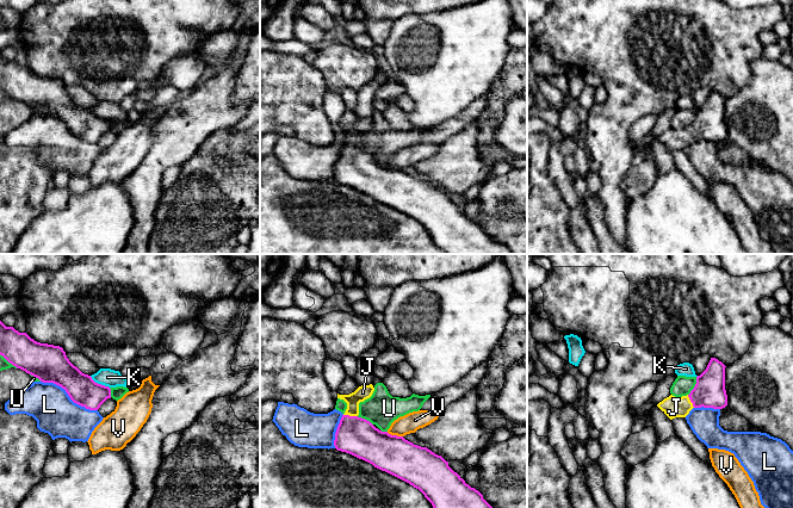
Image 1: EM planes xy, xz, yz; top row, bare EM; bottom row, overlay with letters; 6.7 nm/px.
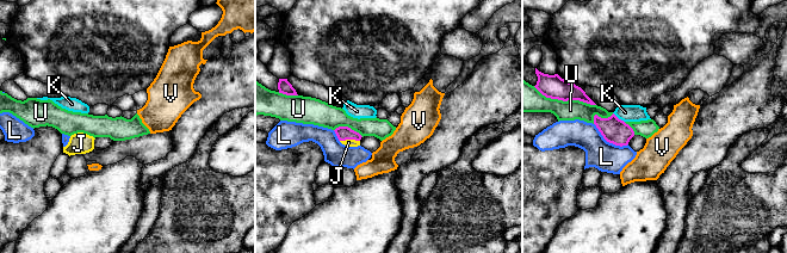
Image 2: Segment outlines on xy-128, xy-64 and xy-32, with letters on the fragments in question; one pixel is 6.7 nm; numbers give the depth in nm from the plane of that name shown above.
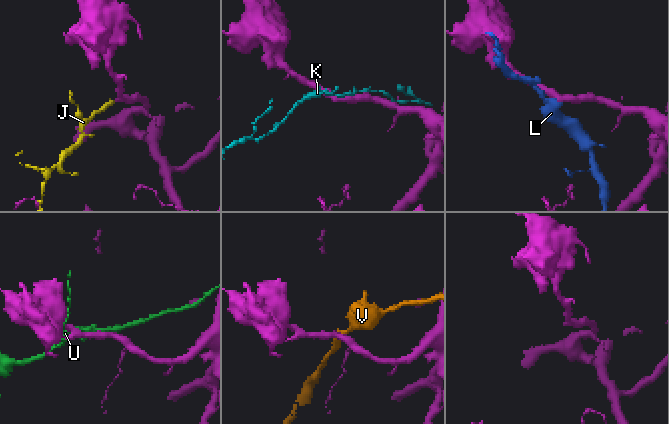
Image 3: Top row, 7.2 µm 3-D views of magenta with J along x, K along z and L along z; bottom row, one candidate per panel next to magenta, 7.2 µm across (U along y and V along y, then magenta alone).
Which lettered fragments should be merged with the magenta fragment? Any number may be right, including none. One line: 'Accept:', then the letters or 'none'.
Accept: J

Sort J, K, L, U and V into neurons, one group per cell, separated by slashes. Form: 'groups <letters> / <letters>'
groups J / K / L / U / V

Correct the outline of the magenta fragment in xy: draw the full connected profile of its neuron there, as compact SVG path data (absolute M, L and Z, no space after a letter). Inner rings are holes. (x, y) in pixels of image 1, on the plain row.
M1 54L0 88L41 114L61 119L74 136L86 142L98 143L111 131L111 122L82 106L69 94L62 80L37 75Z

